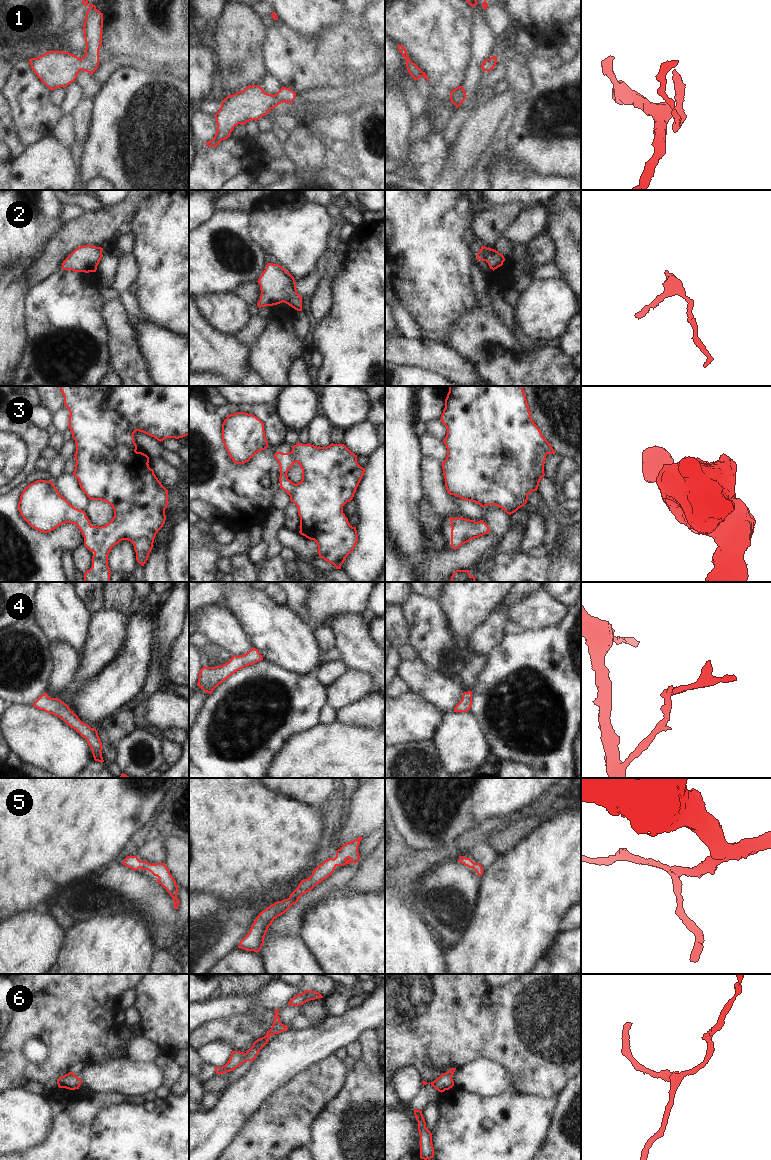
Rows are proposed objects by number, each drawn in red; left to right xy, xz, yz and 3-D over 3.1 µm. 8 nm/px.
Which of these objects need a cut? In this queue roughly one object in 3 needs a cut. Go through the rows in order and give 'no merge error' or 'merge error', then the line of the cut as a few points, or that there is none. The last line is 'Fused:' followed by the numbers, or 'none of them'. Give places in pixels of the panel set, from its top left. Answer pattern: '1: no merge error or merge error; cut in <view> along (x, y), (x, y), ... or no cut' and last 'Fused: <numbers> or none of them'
1: no merge error; no cut
2: no merge error; no cut
3: no merge error; no cut
4: no merge error; no cut
5: no merge error; no cut
6: no merge error; no cut
Fused: none of them

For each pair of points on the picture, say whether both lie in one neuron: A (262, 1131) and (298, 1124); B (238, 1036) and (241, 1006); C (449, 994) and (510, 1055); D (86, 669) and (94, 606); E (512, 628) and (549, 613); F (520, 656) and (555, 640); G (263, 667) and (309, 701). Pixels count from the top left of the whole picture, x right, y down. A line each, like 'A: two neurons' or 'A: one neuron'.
A: one neuron
B: two neurons
C: one neuron
D: two neurons
E: two neurons
F: one neuron
G: one neuron

